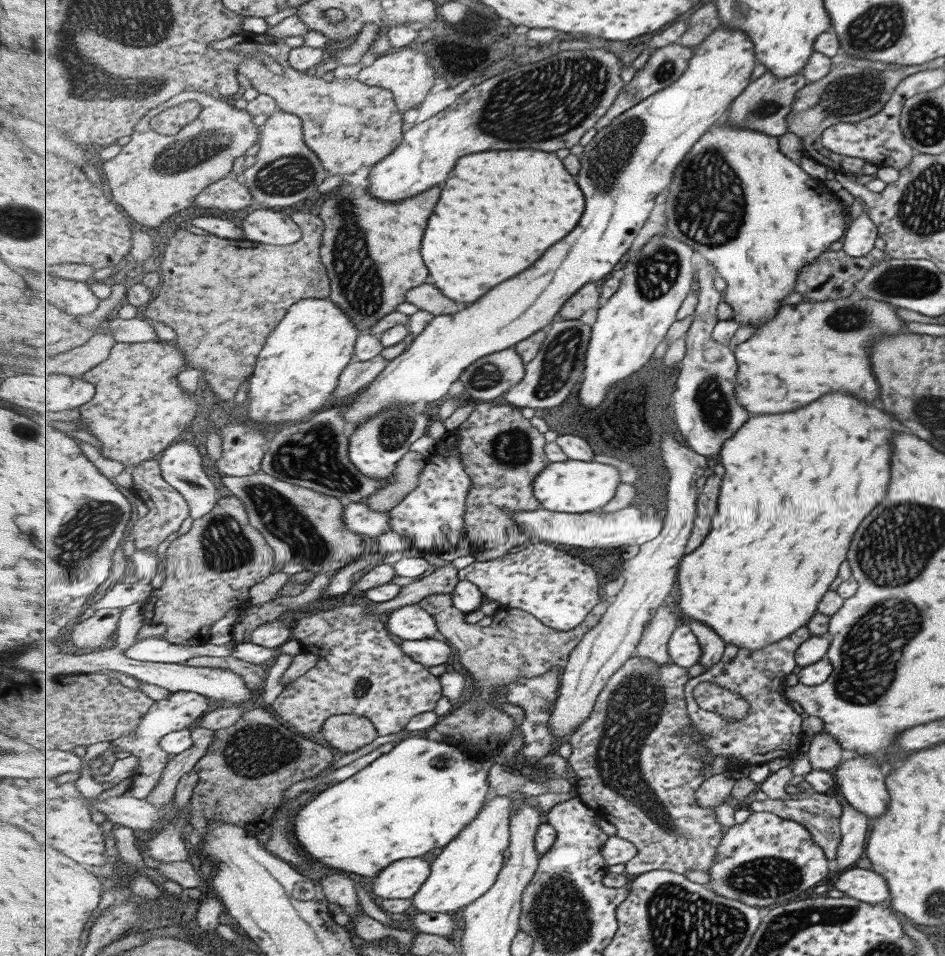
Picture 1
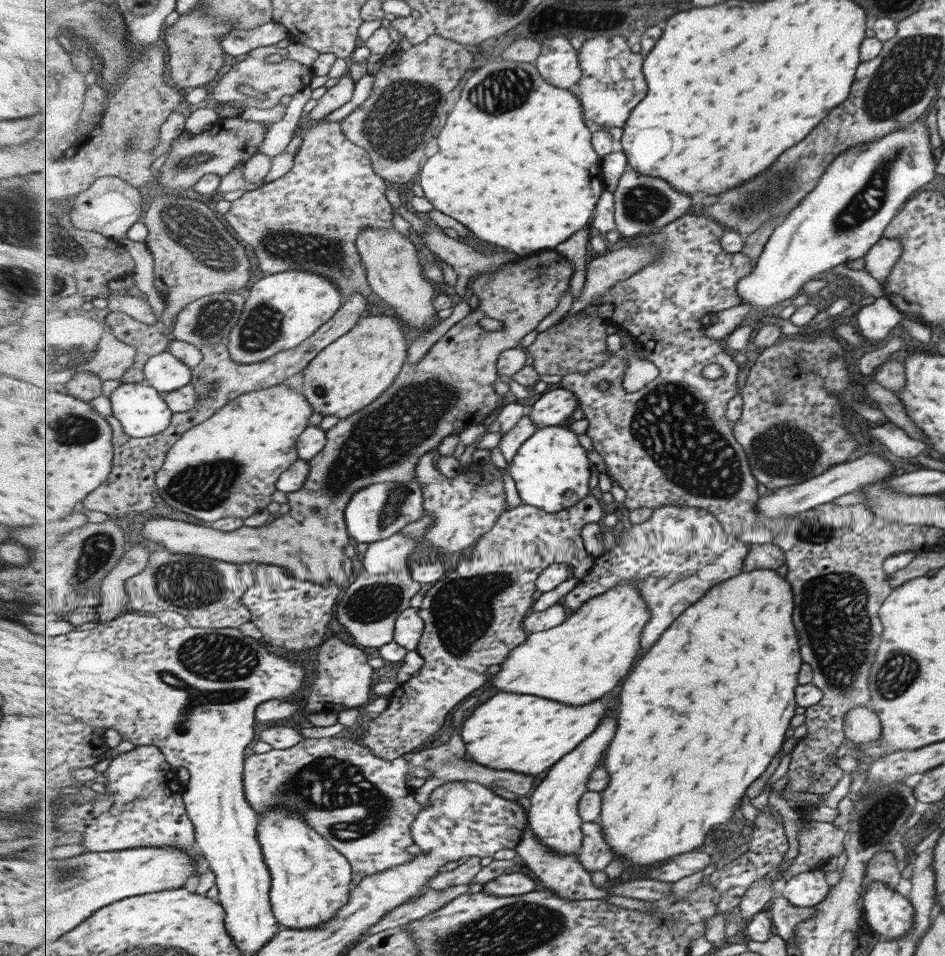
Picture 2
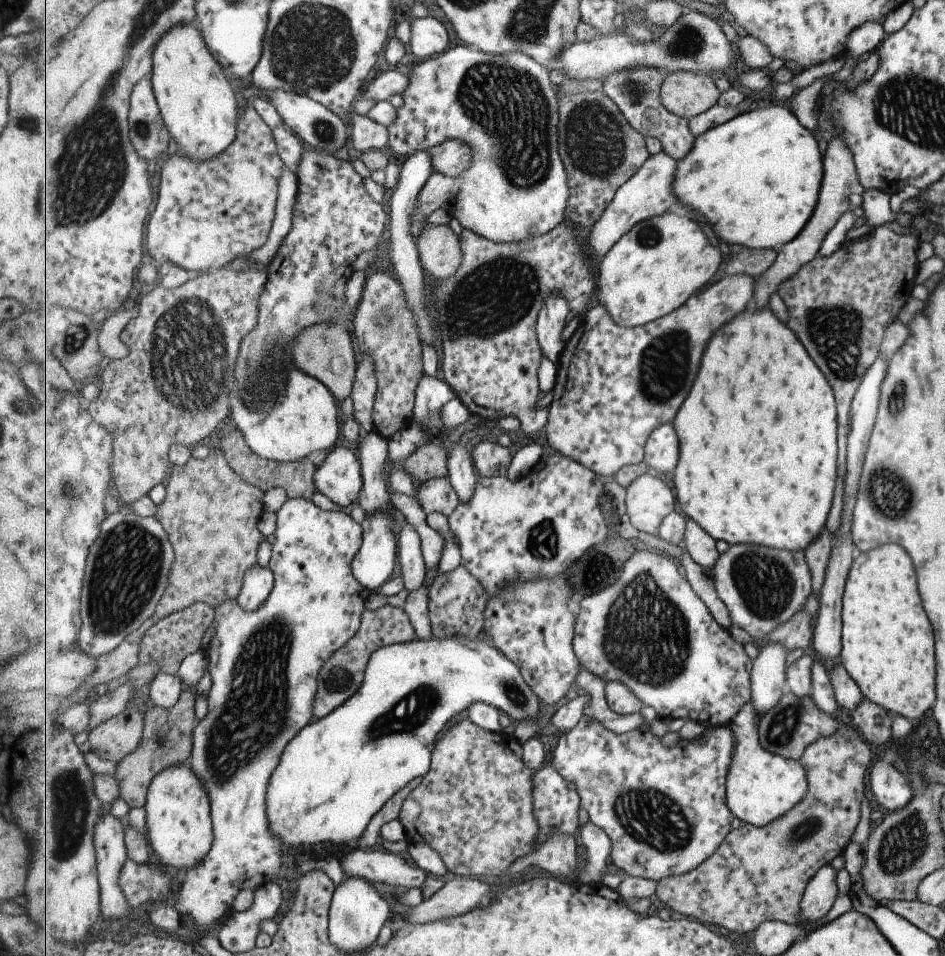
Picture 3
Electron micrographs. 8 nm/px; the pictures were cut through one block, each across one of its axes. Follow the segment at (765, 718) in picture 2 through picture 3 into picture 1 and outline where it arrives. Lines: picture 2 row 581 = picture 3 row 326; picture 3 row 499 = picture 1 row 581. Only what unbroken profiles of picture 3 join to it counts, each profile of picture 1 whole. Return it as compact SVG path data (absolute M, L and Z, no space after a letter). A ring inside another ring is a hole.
M835 392L835 394L829 394L827 398L821 398L819 402L813 402L811 406L803 406L801 410L795 410L789 414L767 414L767 416L751 418L751 422L747 422L735 434L735 438L727 440L719 454L720 464L726 467L726 473L723 476L718 513L714 516L711 532L704 544L701 544L697 550L693 550L691 554L683 556L679 564L680 601L678 608L683 619L699 620L703 624L709 624L717 630L717 634L727 644L734 644L739 649L747 648L753 652L767 648L775 642L782 641L783 638L789 638L791 634L797 633L799 629L806 626L807 618L811 618L815 610L818 610L819 600L822 600L821 596L827 592L827 586L835 580L837 566L845 560L845 552L849 548L853 532L857 530L859 522L869 514L869 510L885 494L885 486L889 478L887 438L893 432L893 426L889 424L891 424L891 416L883 414L881 410L873 406L865 406L857 402L855 398L851 400L851 396L847 394Z

